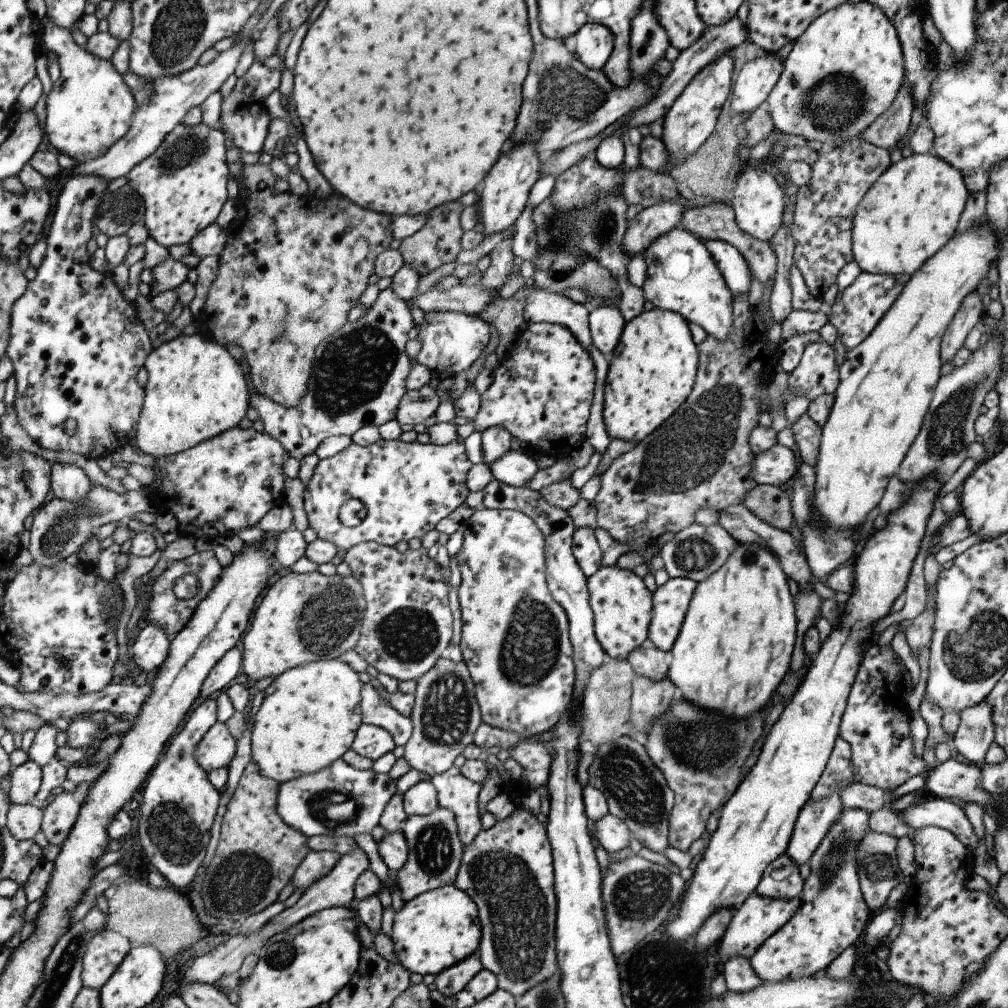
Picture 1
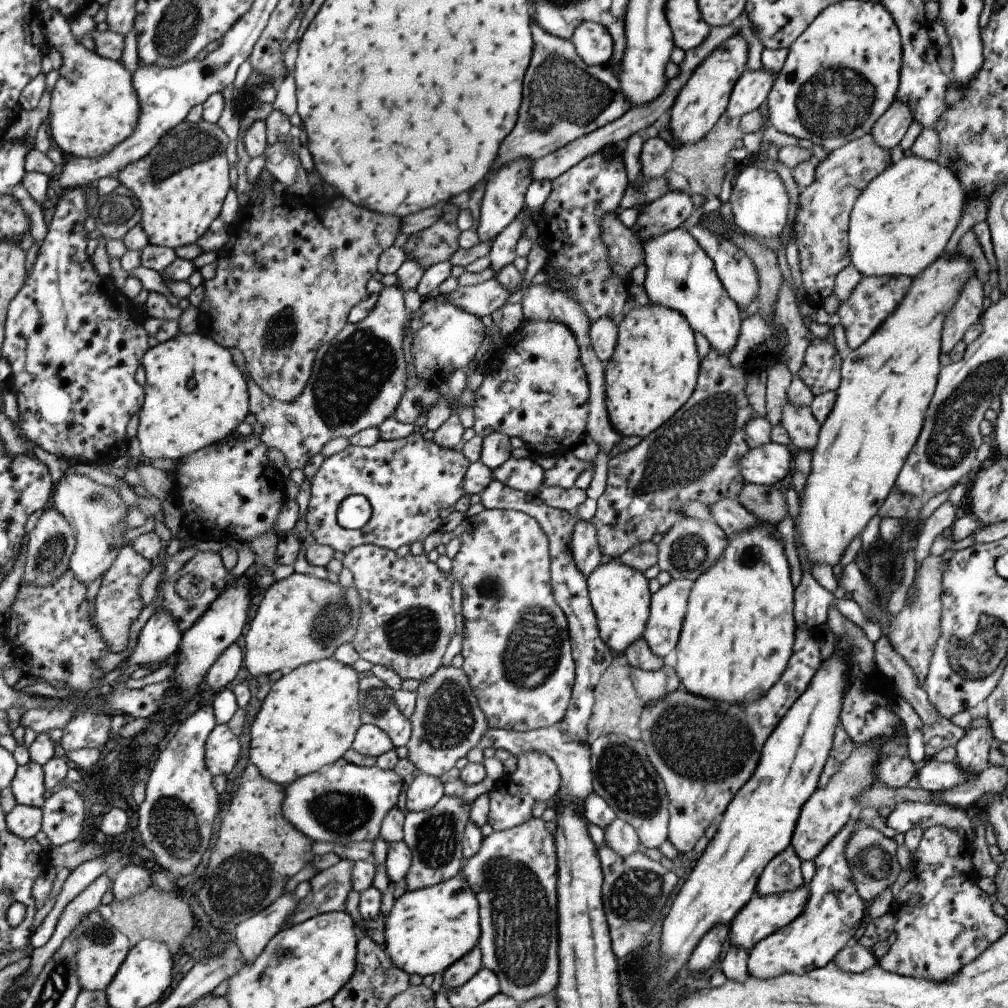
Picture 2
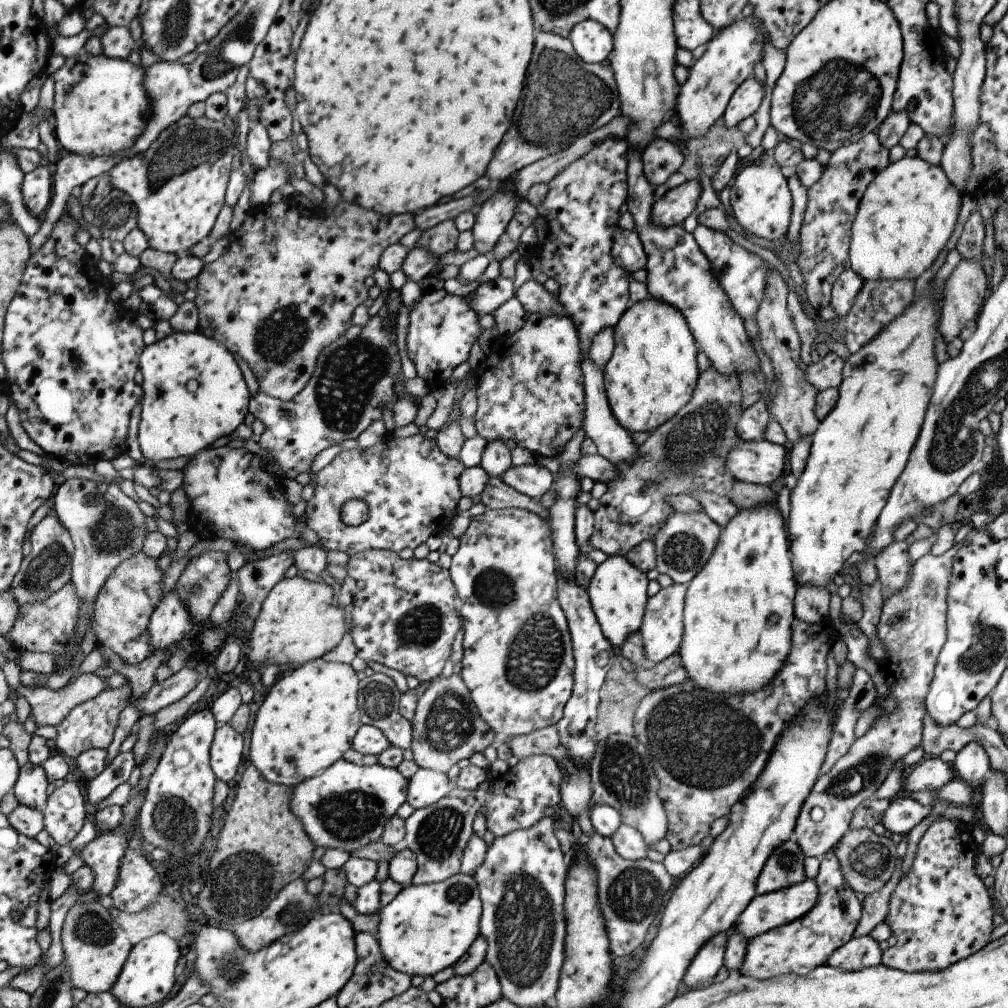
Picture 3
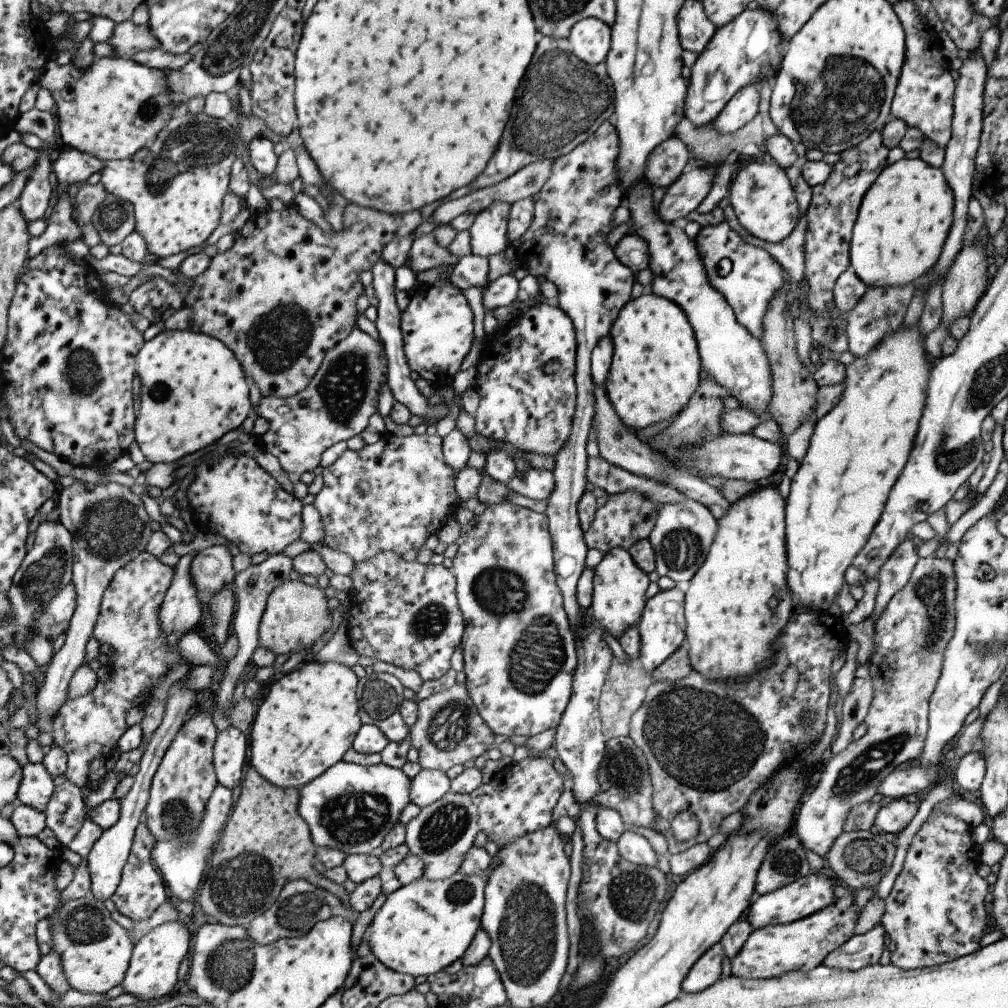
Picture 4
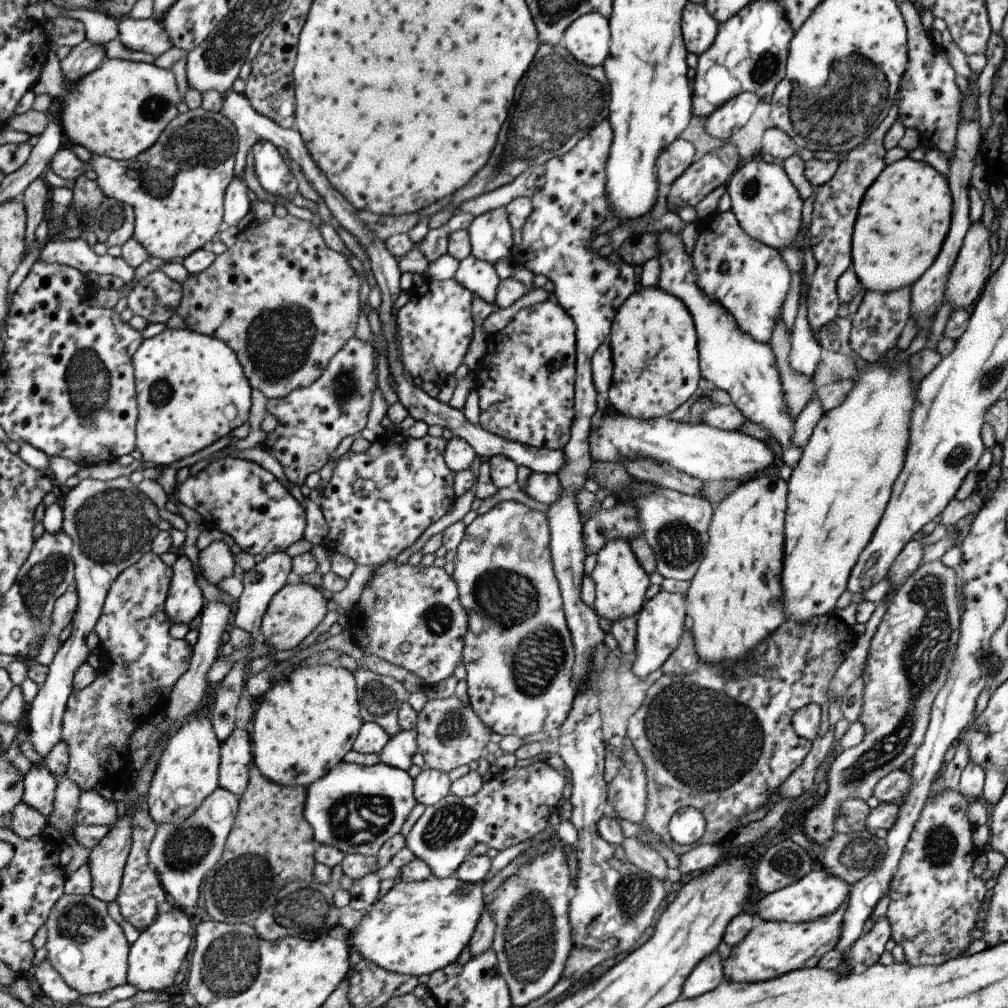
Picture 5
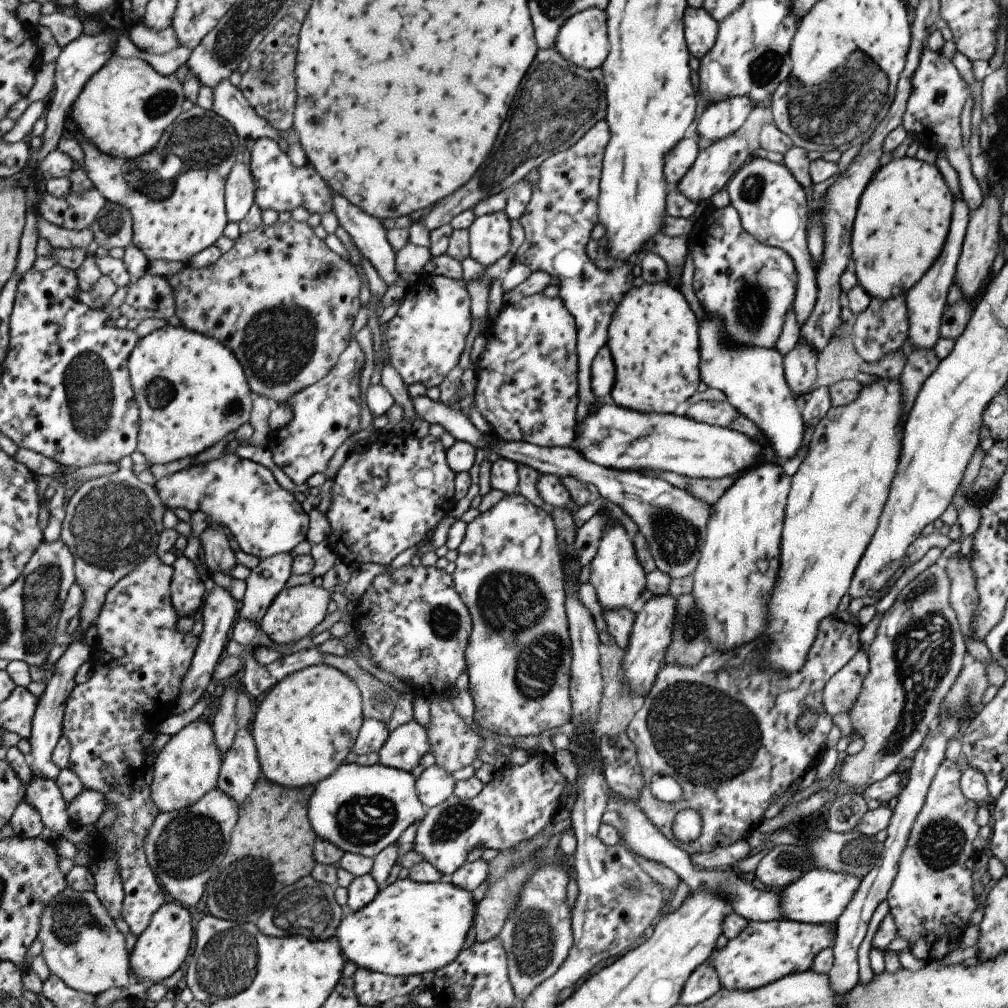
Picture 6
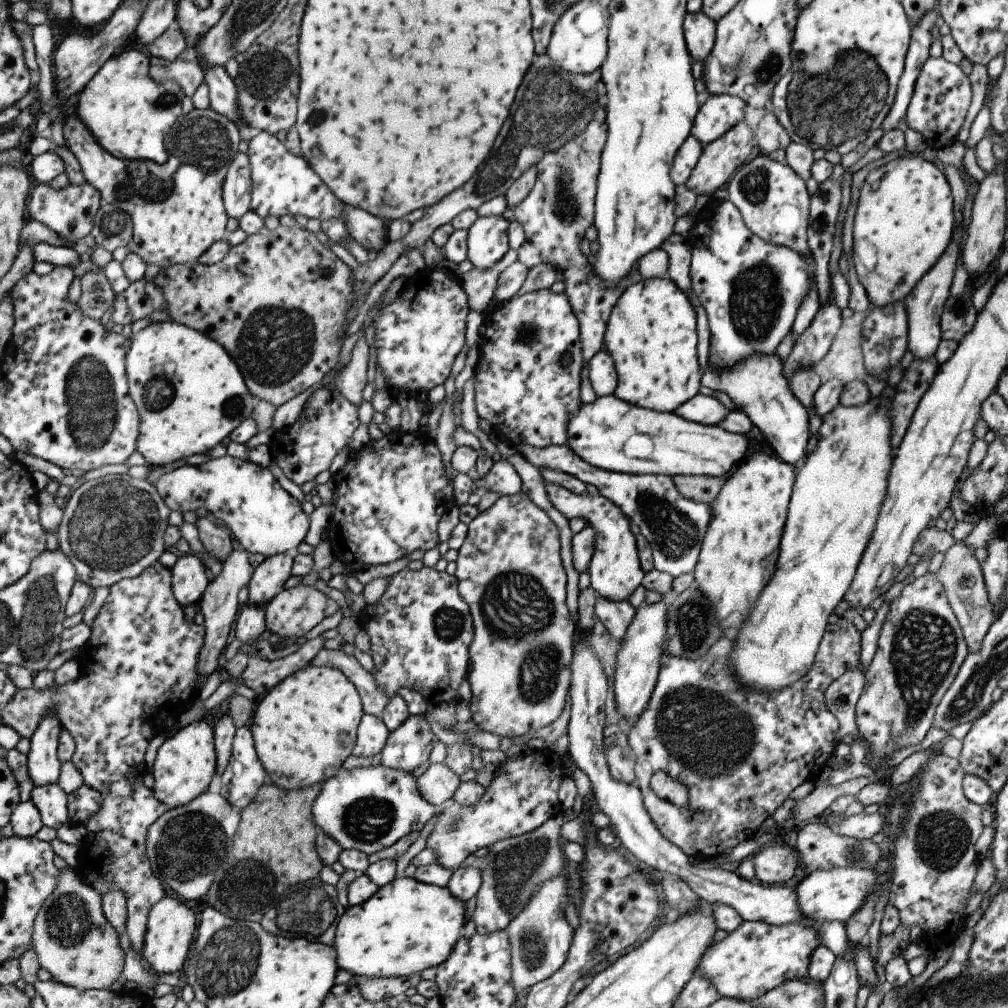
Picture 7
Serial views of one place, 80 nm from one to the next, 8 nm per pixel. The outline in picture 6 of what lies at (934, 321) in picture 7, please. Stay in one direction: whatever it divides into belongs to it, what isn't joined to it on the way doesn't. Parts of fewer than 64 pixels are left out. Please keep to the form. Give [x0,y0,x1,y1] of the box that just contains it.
[905,195,970,349]

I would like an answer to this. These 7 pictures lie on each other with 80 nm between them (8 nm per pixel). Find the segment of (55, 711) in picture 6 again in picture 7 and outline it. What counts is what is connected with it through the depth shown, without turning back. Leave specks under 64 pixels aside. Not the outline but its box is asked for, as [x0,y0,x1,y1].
[28,711,64,786]

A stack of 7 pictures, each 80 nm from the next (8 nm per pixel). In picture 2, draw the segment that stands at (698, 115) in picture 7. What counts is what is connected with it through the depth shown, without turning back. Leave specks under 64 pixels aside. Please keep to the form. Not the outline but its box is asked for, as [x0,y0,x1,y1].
[725,66,777,120]

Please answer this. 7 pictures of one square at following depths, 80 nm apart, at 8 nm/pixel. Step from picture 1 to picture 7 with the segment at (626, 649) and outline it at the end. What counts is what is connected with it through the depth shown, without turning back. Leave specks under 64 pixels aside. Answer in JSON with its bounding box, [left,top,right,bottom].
[545,483,644,601]

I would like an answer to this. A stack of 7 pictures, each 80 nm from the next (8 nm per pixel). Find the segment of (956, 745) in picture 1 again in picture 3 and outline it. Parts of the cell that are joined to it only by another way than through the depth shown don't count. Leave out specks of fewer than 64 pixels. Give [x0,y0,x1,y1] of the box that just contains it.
[951,741,991,788]

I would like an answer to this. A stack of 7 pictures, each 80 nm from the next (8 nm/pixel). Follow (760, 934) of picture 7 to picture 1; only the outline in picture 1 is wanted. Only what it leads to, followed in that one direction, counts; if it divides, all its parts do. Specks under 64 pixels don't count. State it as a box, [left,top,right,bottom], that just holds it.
[748,808,872,982]

